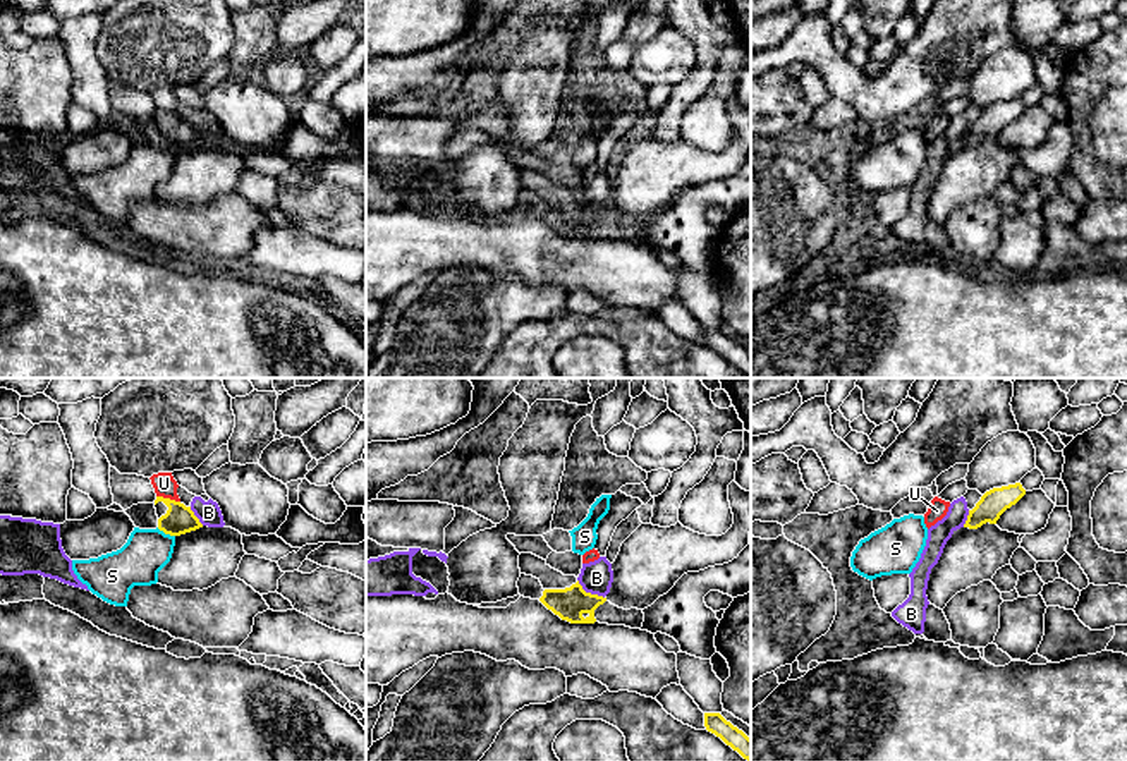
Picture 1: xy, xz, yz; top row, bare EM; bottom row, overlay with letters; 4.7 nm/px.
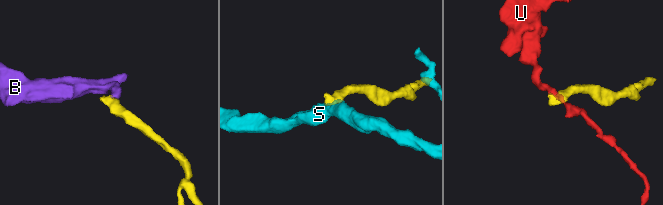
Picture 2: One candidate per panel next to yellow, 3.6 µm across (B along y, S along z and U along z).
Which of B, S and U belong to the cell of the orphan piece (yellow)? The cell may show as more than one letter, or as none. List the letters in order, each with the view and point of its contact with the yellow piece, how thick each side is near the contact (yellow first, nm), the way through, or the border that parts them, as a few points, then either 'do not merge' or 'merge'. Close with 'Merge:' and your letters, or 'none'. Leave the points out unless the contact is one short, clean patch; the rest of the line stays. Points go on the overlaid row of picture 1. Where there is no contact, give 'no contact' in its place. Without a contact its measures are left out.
B: contact xz (590, 593); calibres 150 and 150 nm; border xz (578, 579), (586, 591), (603, 598); do not merge
S: contact xy (165, 533); calibres 140 and 220 nm; border xy (157, 528), (174, 536); do not merge
U: contact xy (169, 499); calibres 140 and 110 nm; border xy (157, 495), (179, 502); do not merge
Merge: none

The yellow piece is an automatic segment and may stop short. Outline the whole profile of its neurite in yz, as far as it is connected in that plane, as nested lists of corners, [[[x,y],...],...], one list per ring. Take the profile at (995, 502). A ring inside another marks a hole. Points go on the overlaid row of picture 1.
[[[1020,483],[993,488],[986,491],[981,500],[976,503],[972,510],[969,510],[967,521],[964,527],[978,529],[983,524],[996,524],[1000,515],[1015,505],[1022,496],[1026,495],[1026,490]]]

